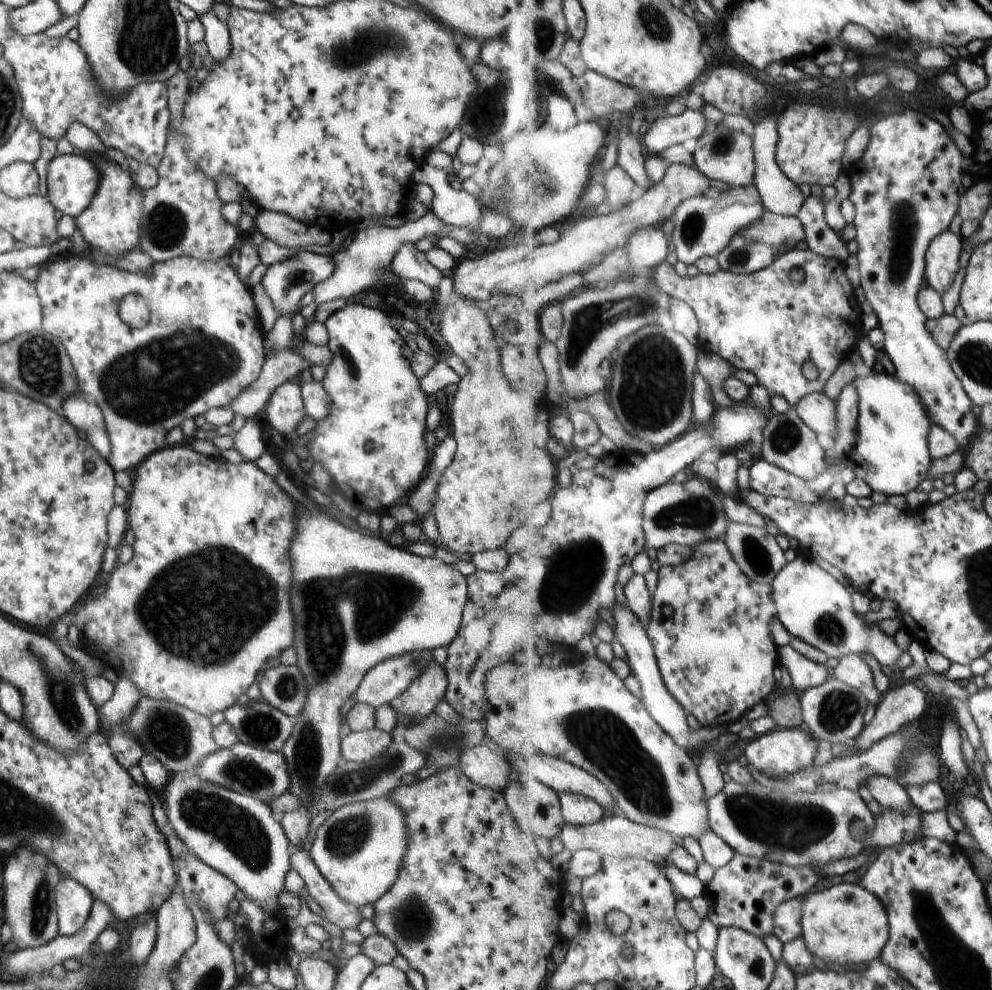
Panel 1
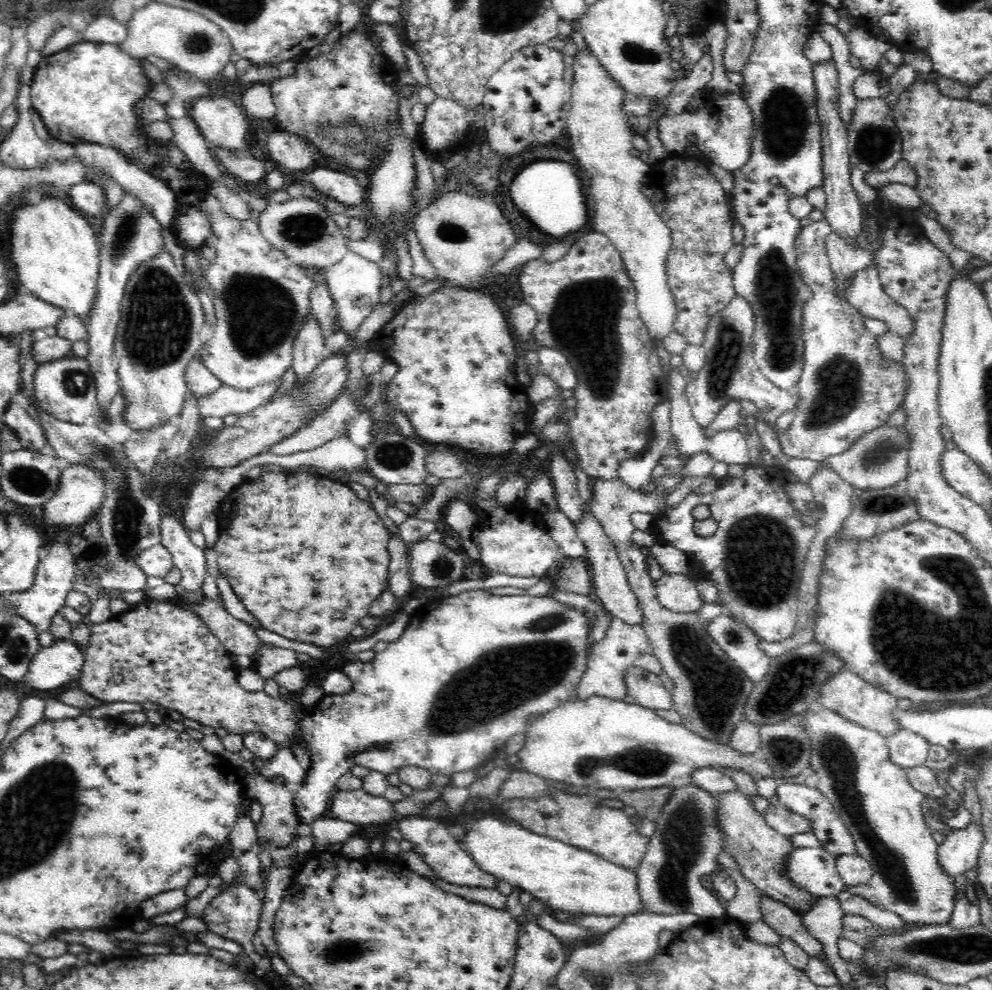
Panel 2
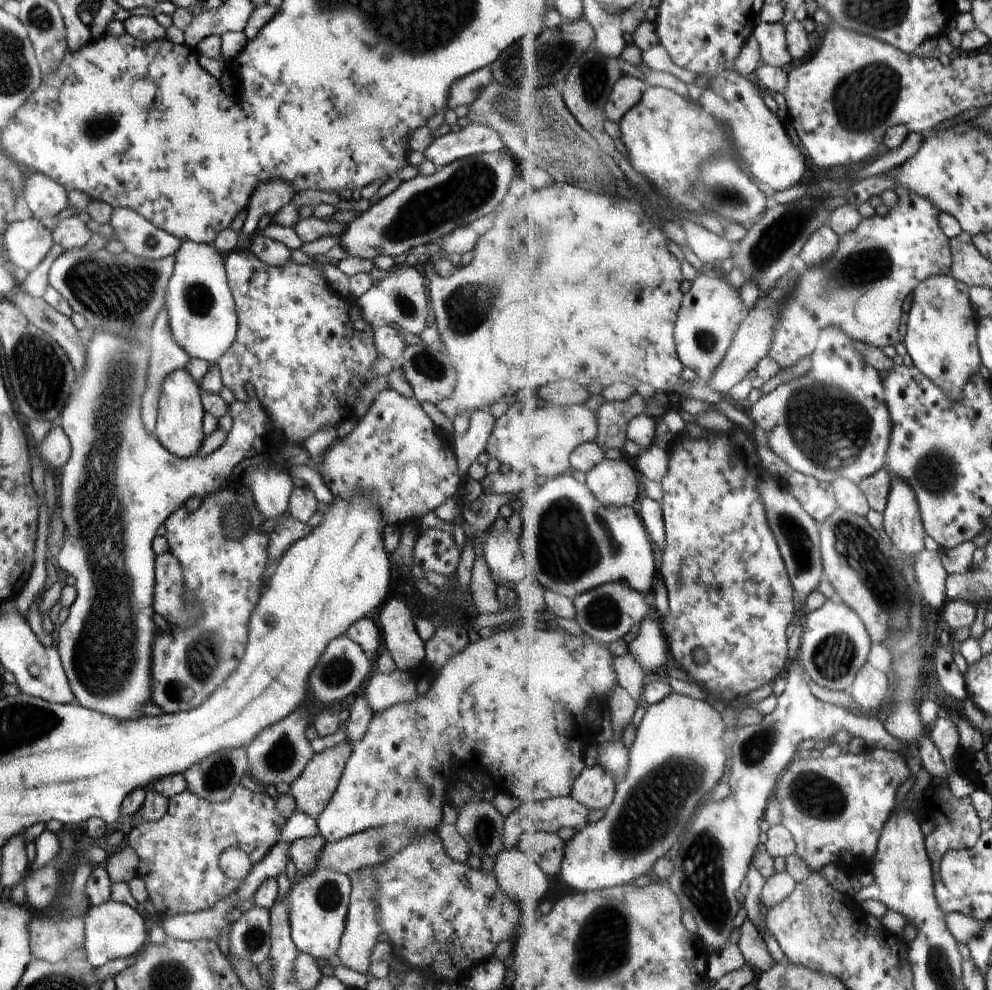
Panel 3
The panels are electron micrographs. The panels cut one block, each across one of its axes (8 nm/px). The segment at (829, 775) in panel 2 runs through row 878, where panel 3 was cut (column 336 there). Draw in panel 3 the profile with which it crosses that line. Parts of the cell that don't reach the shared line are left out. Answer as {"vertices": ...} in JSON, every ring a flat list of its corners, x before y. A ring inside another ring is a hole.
{"vertices":[[316,869,292,884,287,894,287,915,290,936,298,952,316,960,328,960,337,954,344,934,350,893,348,875,334,869]]}

